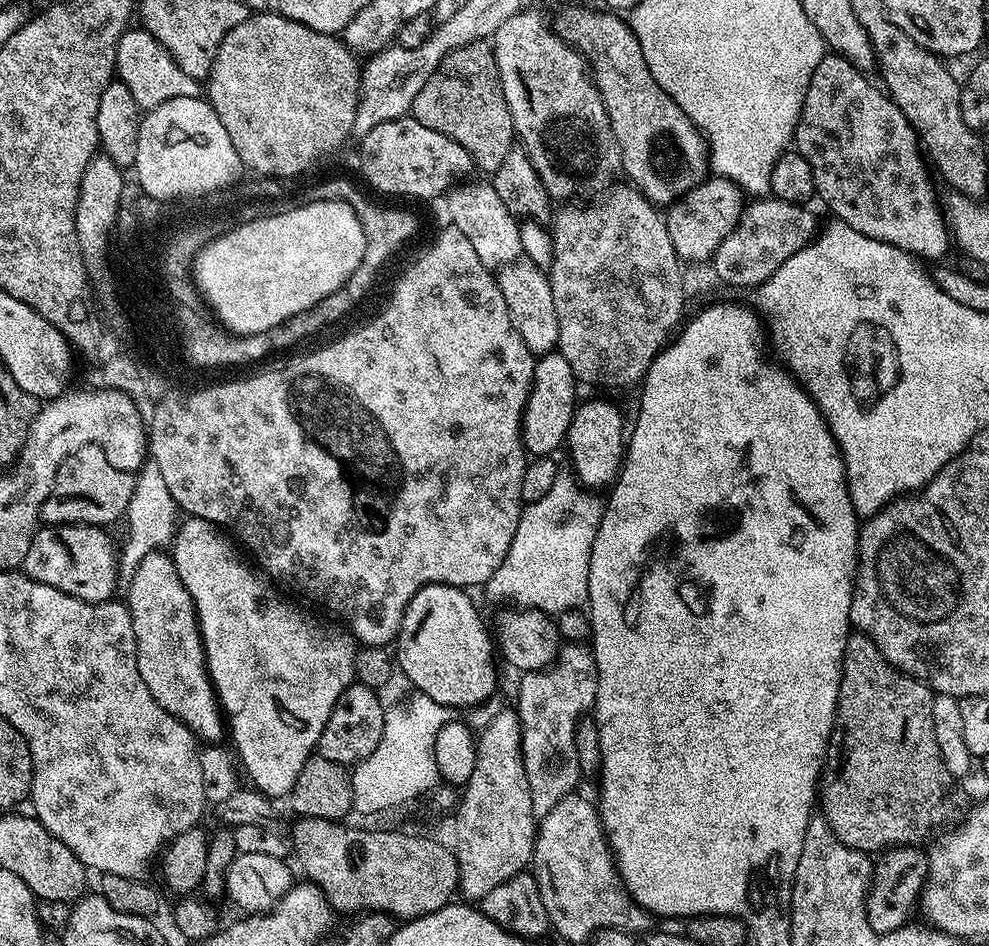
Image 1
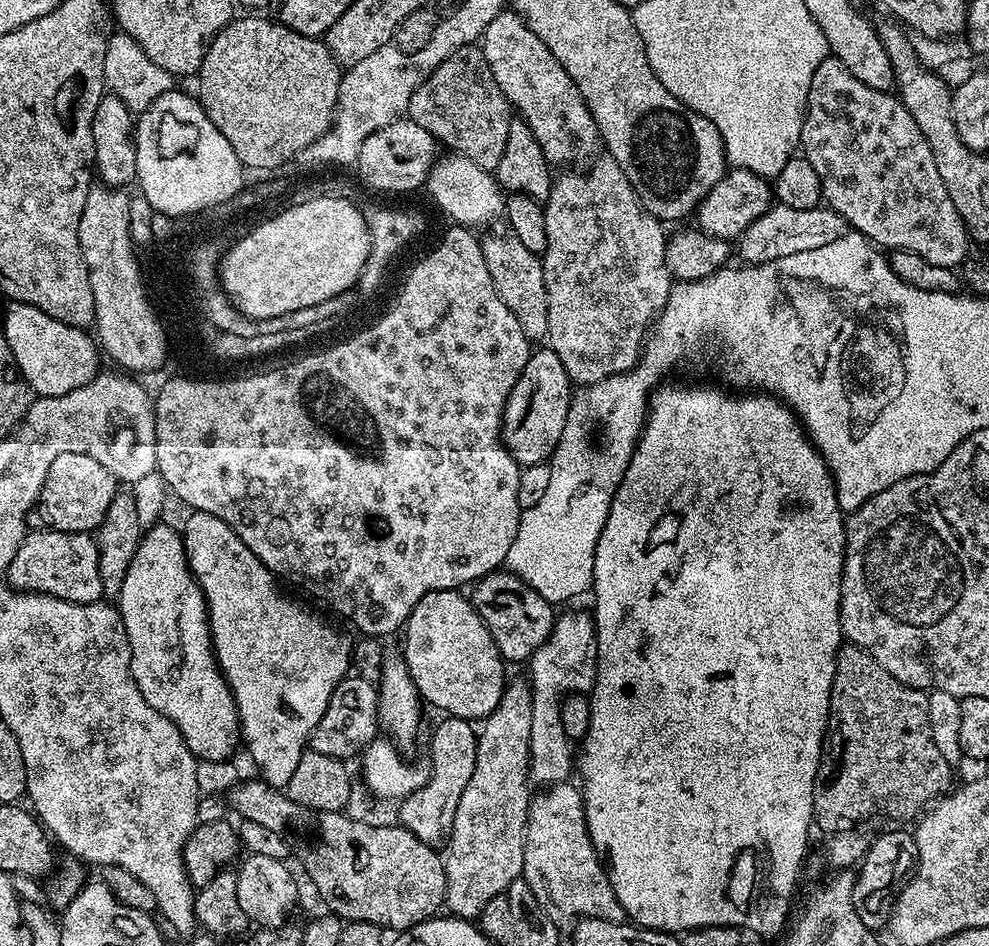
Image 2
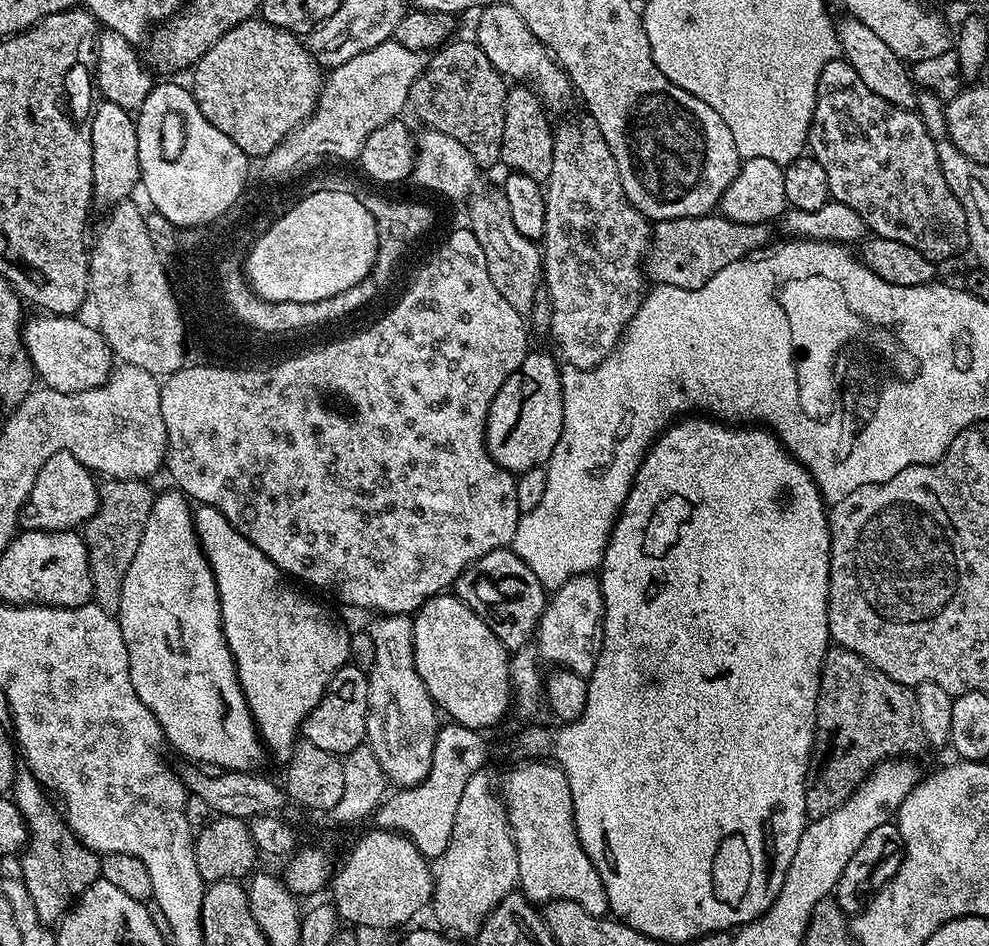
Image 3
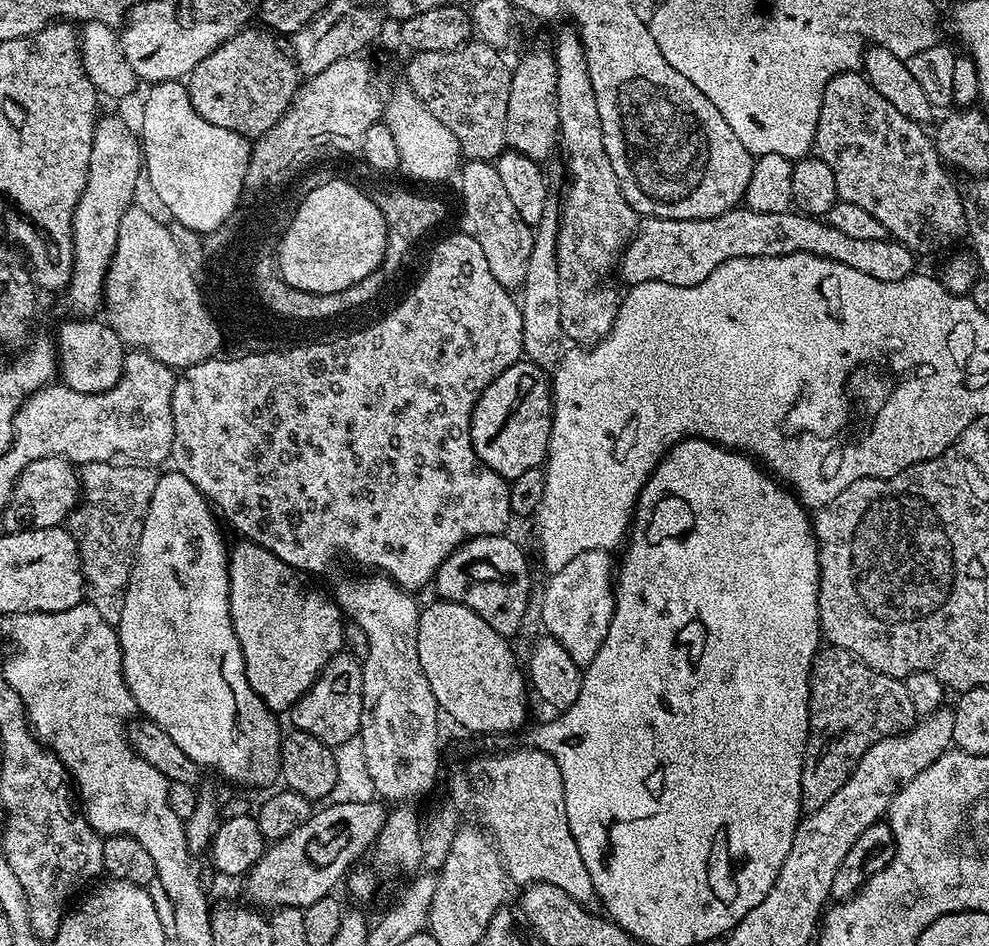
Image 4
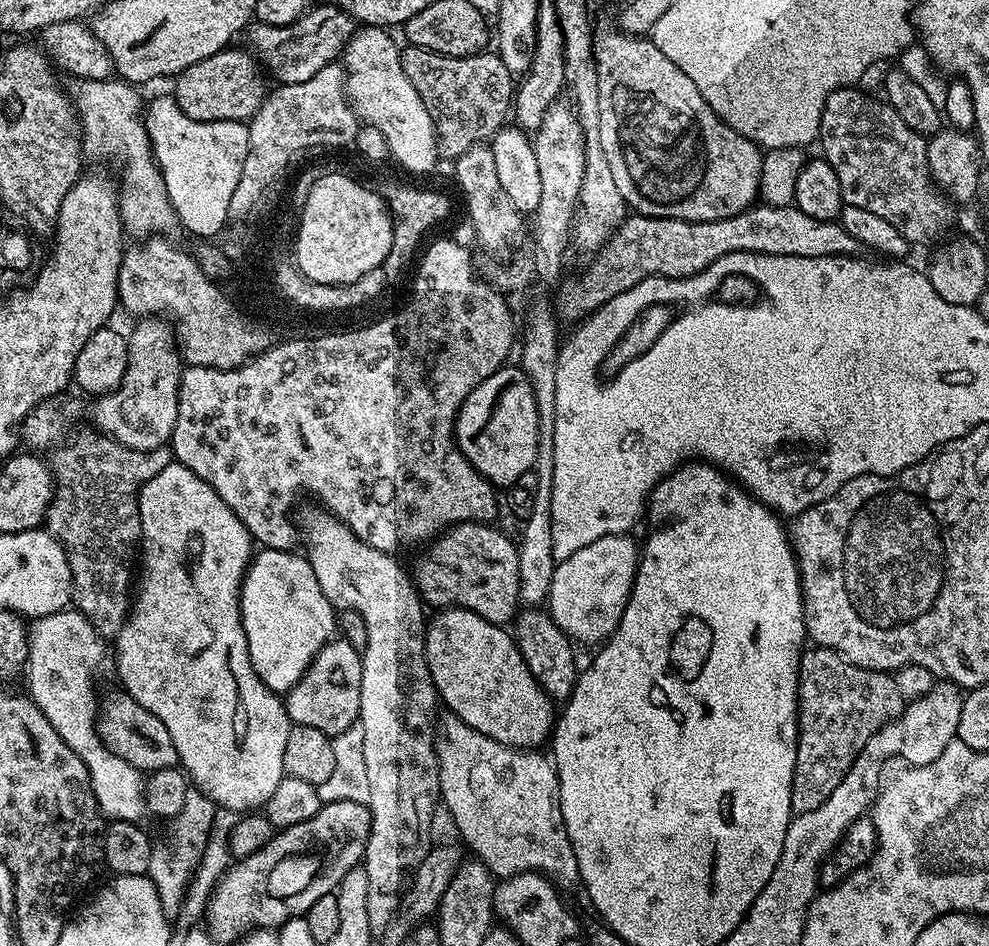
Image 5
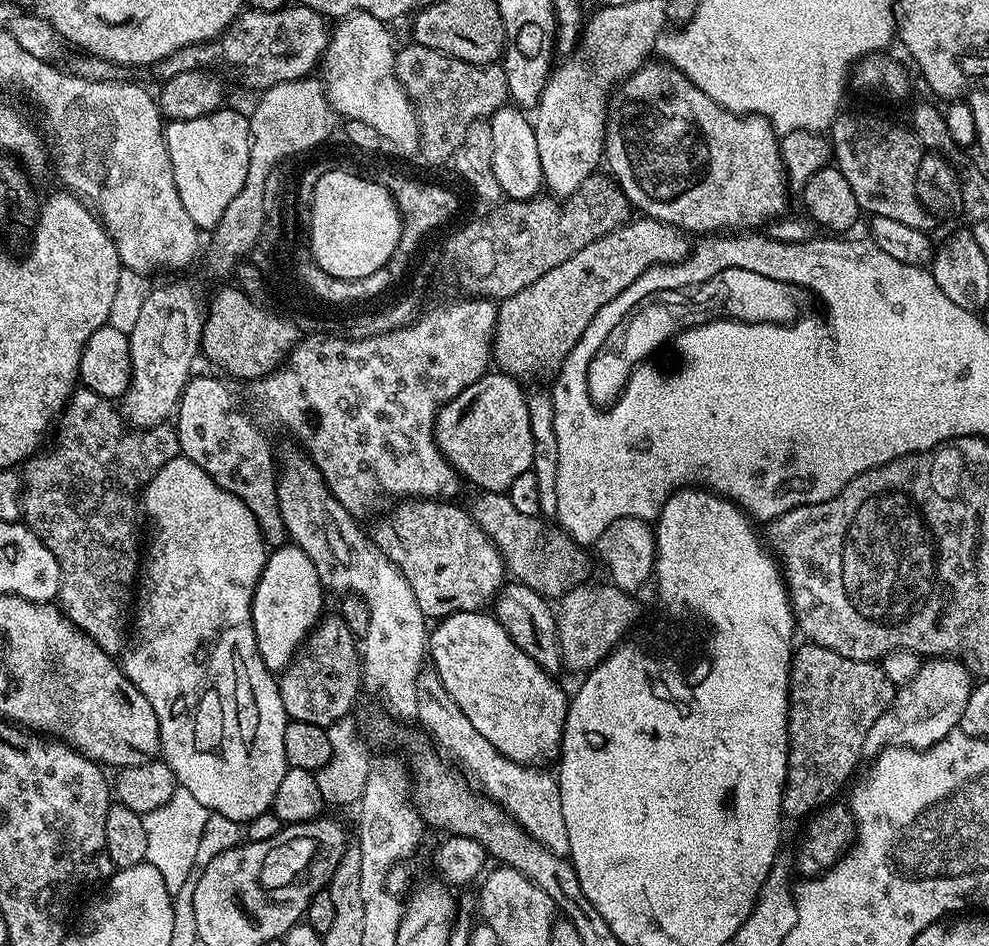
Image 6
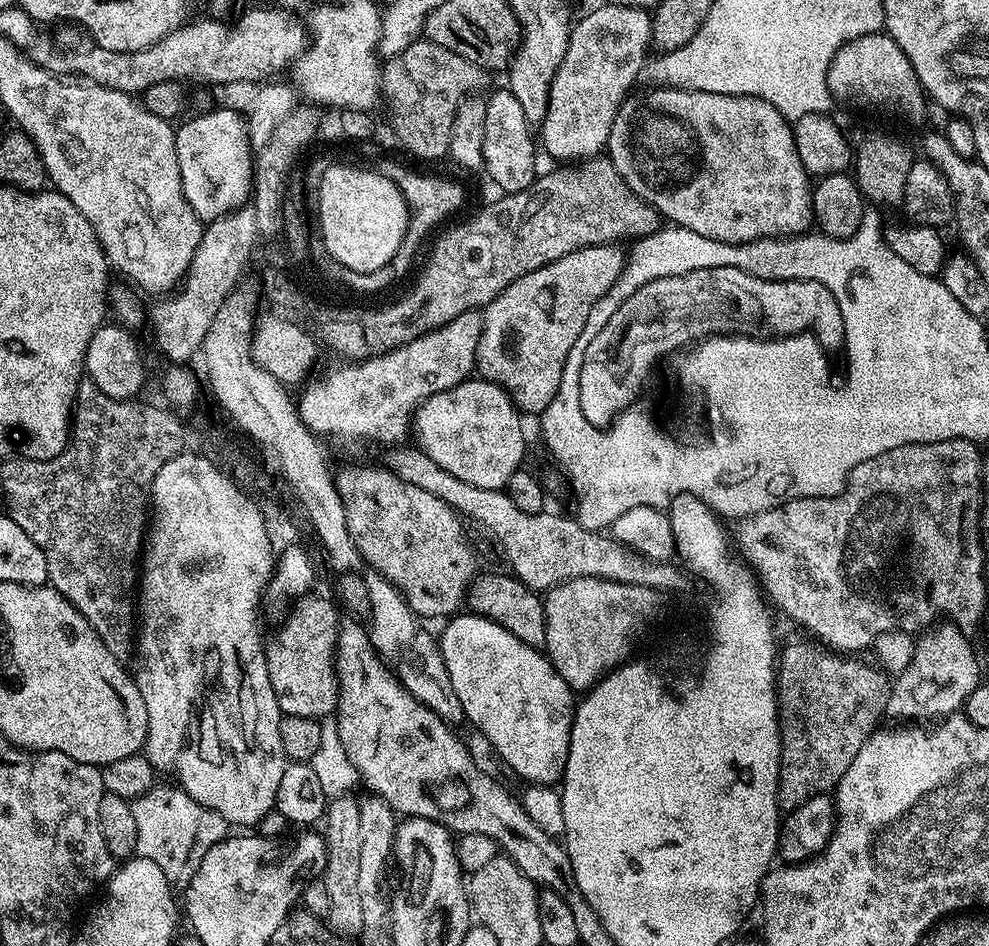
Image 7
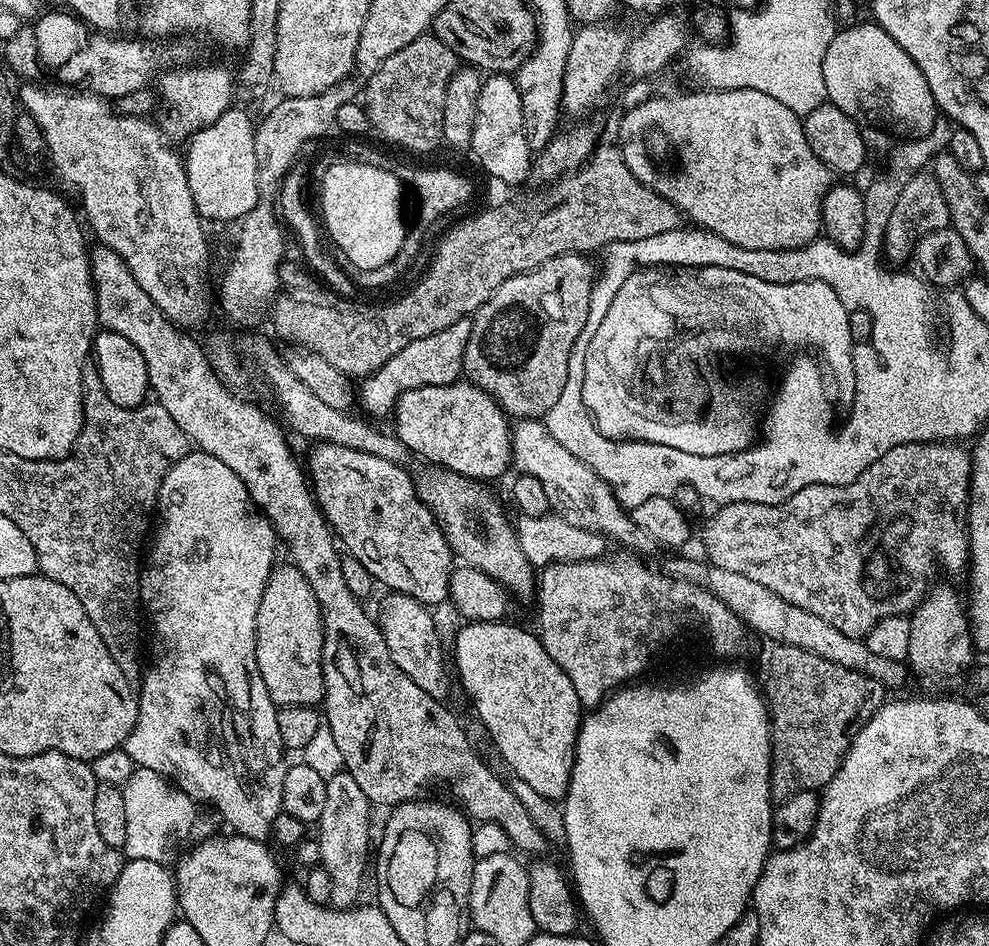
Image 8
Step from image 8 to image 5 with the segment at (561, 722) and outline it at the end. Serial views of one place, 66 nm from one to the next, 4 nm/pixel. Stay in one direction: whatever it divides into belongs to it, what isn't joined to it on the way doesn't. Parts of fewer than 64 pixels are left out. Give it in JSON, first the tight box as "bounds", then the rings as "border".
{"bounds":[424,608,554,750],"border":[[[445,608],[429,619],[424,653],[436,695],[462,722],[510,748],[536,750],[551,737],[554,700],[526,666],[517,643],[503,627],[465,608]]]}

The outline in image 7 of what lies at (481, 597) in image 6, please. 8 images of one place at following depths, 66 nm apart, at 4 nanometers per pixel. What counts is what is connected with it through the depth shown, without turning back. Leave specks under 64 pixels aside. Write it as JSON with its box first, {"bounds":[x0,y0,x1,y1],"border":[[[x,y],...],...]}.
{"bounds":[334,466,478,618],"border":[[[384,466],[379,471],[368,468],[348,468],[345,472],[340,473],[337,471],[334,476],[334,481],[341,502],[344,504],[348,533],[354,542],[354,546],[360,551],[361,561],[363,561],[365,565],[368,563],[369,566],[372,567],[371,571],[373,573],[379,574],[391,582],[392,585],[404,595],[404,601],[412,607],[412,611],[417,617],[444,616],[443,618],[448,618],[453,614],[459,613],[462,605],[465,603],[473,581],[476,580],[478,576],[478,571],[476,571],[476,556],[472,553],[472,548],[468,545],[467,538],[464,537],[464,528],[460,525],[462,520],[457,511],[444,502],[442,498],[435,497],[434,494],[430,494],[427,490],[422,490],[419,486],[412,486],[410,483],[404,482],[402,478],[396,477],[394,473],[390,472],[389,469]]]}

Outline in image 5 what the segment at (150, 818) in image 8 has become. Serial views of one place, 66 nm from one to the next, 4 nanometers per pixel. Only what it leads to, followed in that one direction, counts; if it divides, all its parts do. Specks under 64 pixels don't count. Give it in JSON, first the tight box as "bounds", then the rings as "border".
{"bounds":[148,791,218,922],"border":[[[189,791],[182,810],[173,817],[172,824],[172,852],[153,849],[148,876],[158,890],[159,902],[162,904],[163,913],[170,922],[177,921],[180,916],[181,903],[187,892],[188,884],[199,866],[202,854],[205,852],[206,842],[212,832],[214,814],[218,806],[204,792]]]}

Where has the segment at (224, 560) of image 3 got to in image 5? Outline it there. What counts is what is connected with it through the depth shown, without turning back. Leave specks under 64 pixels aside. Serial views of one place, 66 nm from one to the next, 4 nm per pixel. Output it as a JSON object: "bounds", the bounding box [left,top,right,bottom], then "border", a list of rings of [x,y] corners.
{"bounds":[240,547,338,694],"border":[[[261,547],[240,587],[240,617],[254,674],[271,692],[286,694],[308,673],[312,659],[338,632],[338,612],[322,594],[307,555]]]}

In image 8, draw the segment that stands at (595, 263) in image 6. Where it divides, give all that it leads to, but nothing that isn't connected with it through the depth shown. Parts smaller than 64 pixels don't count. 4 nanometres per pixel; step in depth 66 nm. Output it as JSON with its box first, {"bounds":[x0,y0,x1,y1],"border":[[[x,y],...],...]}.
{"bounds":[463,252,598,420],"border":[[[578,252],[558,254],[534,270],[506,278],[487,302],[472,313],[463,375],[467,383],[488,394],[505,416],[516,420],[540,420],[548,415],[550,406],[558,402],[562,386],[566,386],[570,350],[574,350],[574,342],[578,342],[578,334],[582,334],[582,326],[586,326],[592,285],[598,275],[588,260],[591,259],[587,255]]]}

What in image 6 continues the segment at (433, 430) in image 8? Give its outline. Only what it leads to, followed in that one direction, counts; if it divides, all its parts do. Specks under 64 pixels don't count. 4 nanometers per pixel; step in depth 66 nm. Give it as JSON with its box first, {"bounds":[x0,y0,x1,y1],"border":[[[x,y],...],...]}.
{"bounds":[436,370,534,493],"border":[[[499,370],[489,371],[478,382],[466,386],[449,404],[444,405],[436,415],[436,445],[452,467],[465,481],[477,484],[478,489],[487,492],[507,493],[510,482],[518,474],[532,471],[534,440],[531,437],[530,411],[527,409],[525,390],[520,389],[521,381],[515,376],[507,376]]]}

